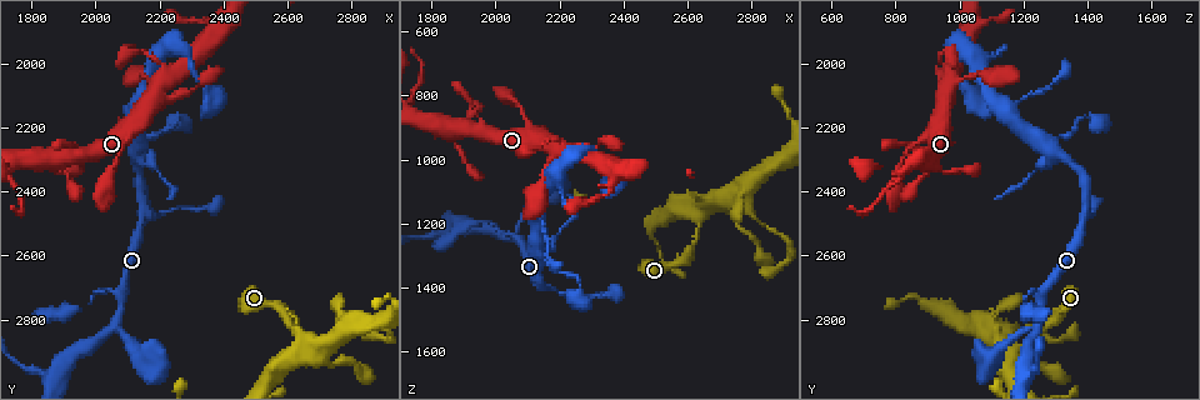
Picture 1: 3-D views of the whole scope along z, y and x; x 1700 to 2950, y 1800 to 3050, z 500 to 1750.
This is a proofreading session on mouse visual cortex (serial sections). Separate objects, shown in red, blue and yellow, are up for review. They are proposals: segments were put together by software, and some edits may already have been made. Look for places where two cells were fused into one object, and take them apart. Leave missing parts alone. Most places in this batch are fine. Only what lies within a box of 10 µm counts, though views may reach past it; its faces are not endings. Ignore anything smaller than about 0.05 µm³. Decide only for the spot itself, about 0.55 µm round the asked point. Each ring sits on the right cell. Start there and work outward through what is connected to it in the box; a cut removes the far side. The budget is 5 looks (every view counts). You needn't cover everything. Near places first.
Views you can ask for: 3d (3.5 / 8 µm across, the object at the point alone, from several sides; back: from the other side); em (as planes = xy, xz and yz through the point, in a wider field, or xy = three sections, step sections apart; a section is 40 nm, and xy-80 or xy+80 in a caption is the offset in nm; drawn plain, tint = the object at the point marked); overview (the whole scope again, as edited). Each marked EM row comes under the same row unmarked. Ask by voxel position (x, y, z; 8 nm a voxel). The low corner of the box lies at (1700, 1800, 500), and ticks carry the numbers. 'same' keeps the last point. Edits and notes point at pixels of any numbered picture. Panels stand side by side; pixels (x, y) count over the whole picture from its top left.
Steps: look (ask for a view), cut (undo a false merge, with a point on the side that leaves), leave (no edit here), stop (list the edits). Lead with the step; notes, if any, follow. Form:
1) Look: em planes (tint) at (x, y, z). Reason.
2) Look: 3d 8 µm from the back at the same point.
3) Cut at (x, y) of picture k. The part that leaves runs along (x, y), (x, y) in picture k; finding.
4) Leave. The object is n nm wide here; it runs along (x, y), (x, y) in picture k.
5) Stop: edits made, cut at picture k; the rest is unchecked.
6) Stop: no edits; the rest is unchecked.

Look: 3d 3.5 µm from the back at (2140, 2490, 1390).

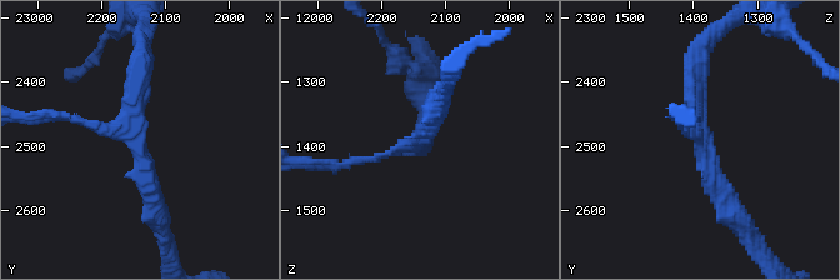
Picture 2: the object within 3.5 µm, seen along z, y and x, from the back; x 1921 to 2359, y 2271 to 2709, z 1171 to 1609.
Look: em xy step 5 (tint) at (2145, 2495, 1390). 3 arms meet here; the arms are 100, 250, 300 nm wide; need the tissue.

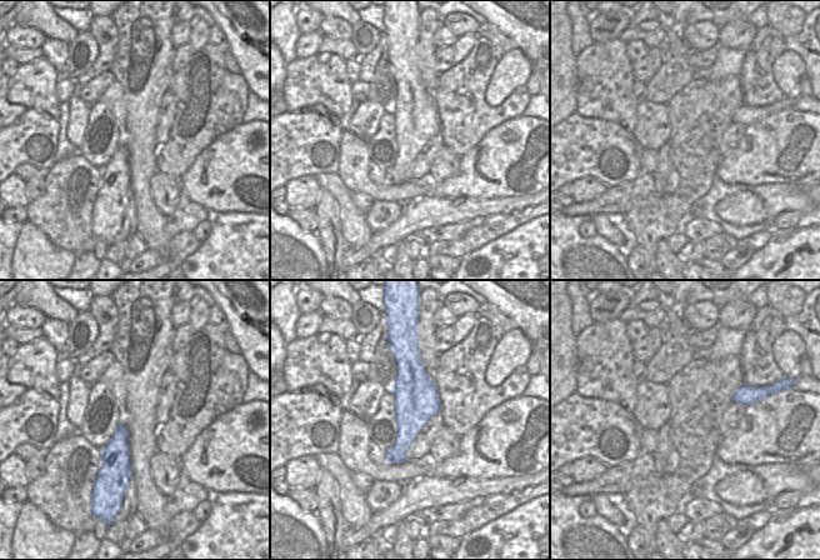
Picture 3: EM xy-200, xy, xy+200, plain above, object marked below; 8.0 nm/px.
Leave. It runs along (733, 214), (701, 153), (698, 56) in picture 2; one cell here.

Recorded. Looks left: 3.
Look: 3d 8 µm at (2840, 2830, 1210). A narrow waist.

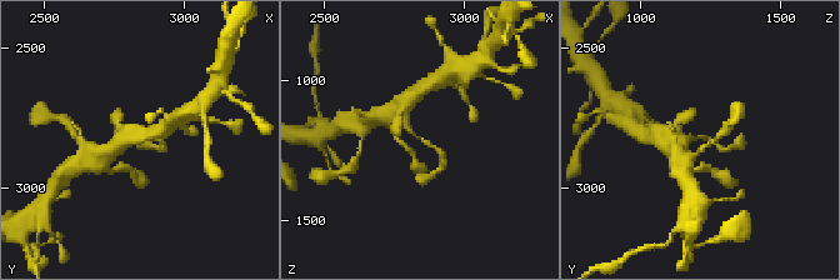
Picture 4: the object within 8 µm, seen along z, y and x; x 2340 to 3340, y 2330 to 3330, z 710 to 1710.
Look: 3d 3.5 µm at the same point.

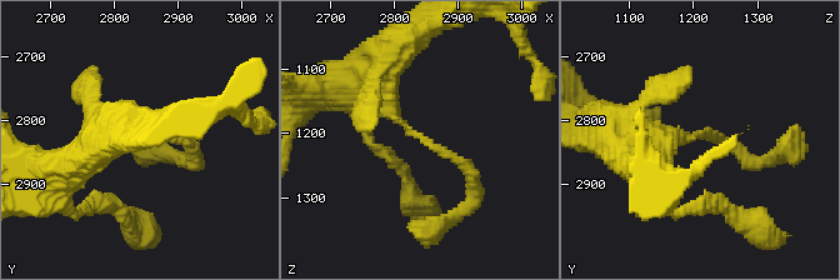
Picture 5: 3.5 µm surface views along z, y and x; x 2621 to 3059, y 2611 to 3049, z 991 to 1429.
Leave. The arms are 150, 400 nm wide; it runs along (360, 80), (414, 135), (468, 166), (471, 186) in picture 5; all the same cell.

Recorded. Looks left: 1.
Stop: no edits; the rest is unchecked.

